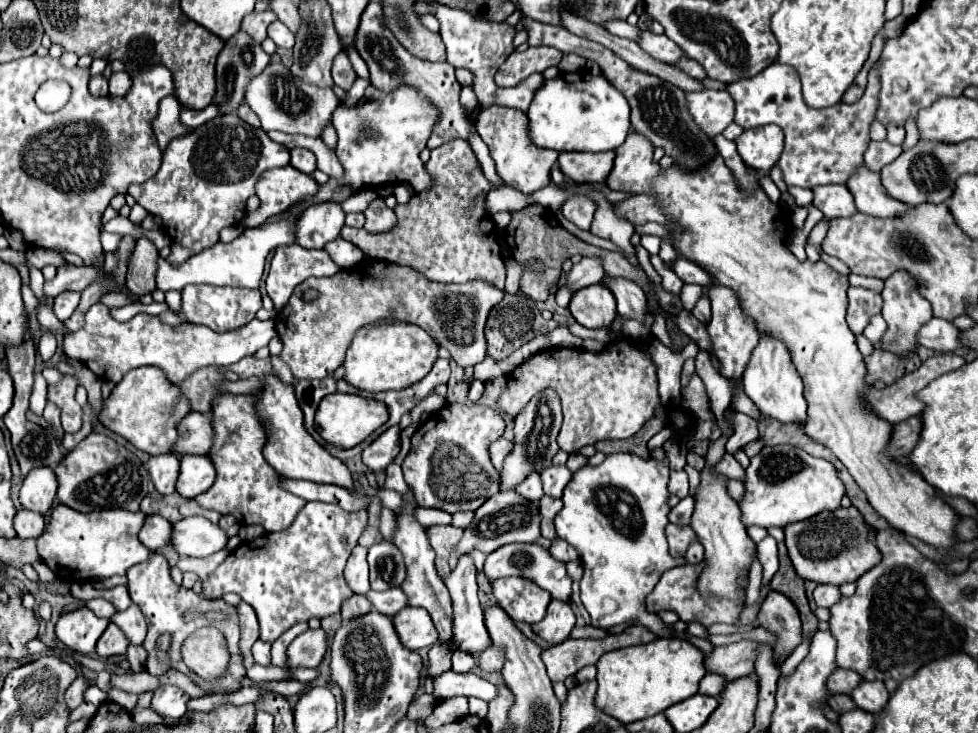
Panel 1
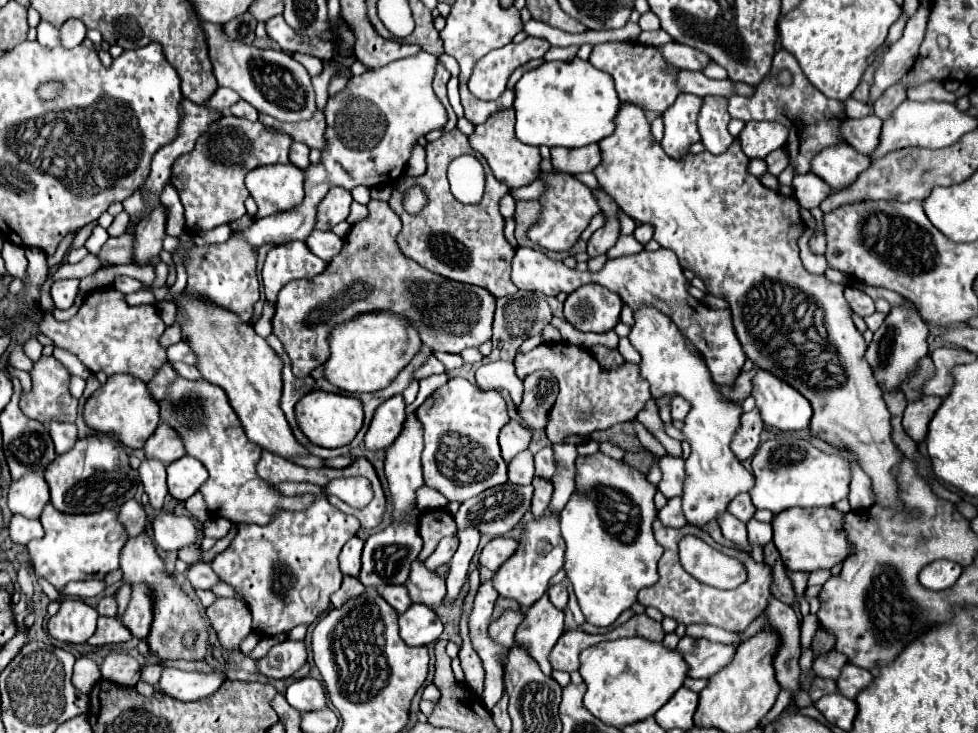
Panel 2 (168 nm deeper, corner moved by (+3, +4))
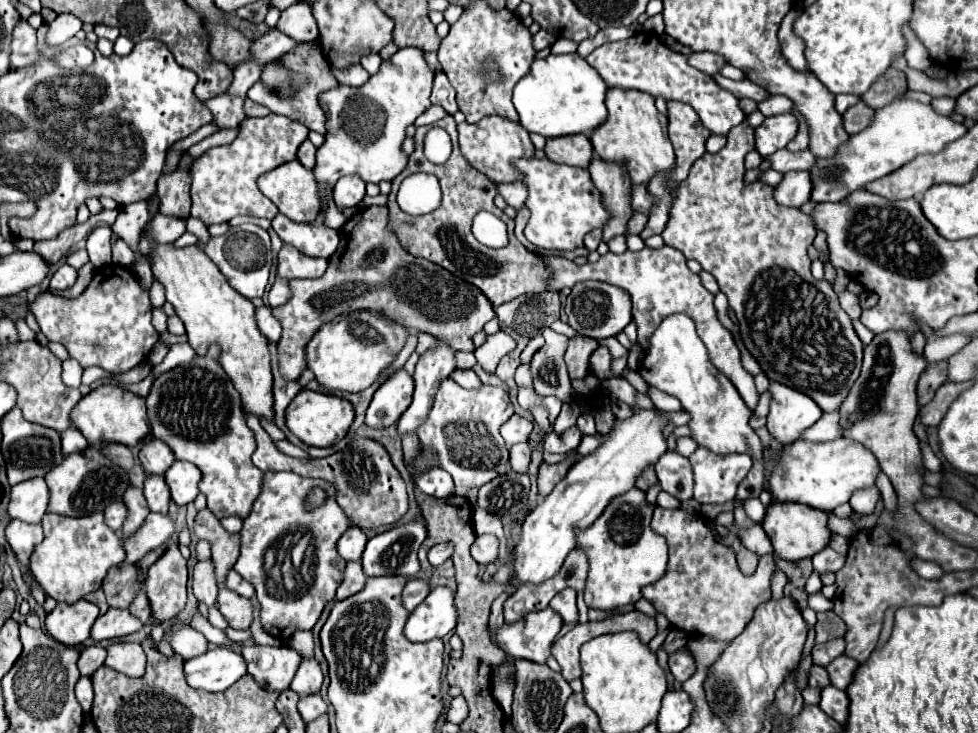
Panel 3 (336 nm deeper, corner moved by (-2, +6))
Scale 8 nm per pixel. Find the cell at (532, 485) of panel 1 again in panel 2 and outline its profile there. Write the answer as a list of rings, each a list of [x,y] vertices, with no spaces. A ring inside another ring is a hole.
[[[529,449],[517,453],[509,461],[509,481],[515,485],[531,485],[531,479],[535,475],[533,469],[533,453]]]

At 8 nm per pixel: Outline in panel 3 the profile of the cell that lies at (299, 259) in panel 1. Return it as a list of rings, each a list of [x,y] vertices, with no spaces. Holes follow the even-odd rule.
[[[284,245],[278,253],[278,269],[276,275],[282,279],[314,279],[322,277],[328,267],[326,259],[320,257],[308,257],[300,253],[296,247]]]

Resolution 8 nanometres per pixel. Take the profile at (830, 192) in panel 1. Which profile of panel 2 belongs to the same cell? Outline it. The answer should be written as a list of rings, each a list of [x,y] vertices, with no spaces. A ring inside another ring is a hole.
[[[805,173],[793,177],[793,195],[803,209],[813,209],[831,195],[831,189],[815,173]]]

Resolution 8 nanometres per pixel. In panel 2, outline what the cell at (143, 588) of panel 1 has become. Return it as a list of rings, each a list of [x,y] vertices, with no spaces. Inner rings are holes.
[[[143,531],[137,537],[129,537],[127,543],[121,549],[121,571],[123,577],[131,583],[147,583],[153,589],[153,599],[155,599],[155,619],[151,625],[151,633],[149,633],[149,647],[153,653],[159,655],[161,661],[167,659],[185,659],[185,661],[201,661],[203,655],[209,651],[209,627],[205,625],[197,603],[193,599],[189,599],[181,587],[177,585],[175,577],[167,575],[165,565],[161,561],[161,557],[155,553],[155,545],[151,541],[151,537]],[[195,631],[195,643],[193,647],[185,647],[183,645],[183,637],[185,633]]]

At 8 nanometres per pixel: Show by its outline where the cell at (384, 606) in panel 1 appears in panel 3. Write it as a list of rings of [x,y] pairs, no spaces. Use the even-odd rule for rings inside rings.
[[[408,579],[404,591],[402,591],[402,603],[408,611],[414,611],[430,593],[428,583],[424,579]]]

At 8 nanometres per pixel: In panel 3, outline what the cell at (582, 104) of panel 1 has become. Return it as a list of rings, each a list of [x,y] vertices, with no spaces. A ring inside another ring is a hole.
[[[570,53],[570,55],[548,55],[546,59],[536,59],[532,63],[532,69],[528,75],[524,75],[516,87],[514,87],[514,107],[520,115],[520,125],[530,131],[530,133],[538,133],[546,139],[554,139],[554,137],[564,137],[564,135],[592,135],[608,117],[608,109],[606,109],[606,93],[608,87],[604,83],[604,79],[598,75],[598,71],[594,71],[594,67],[590,67],[586,63],[586,59],[582,59],[578,53]]]

